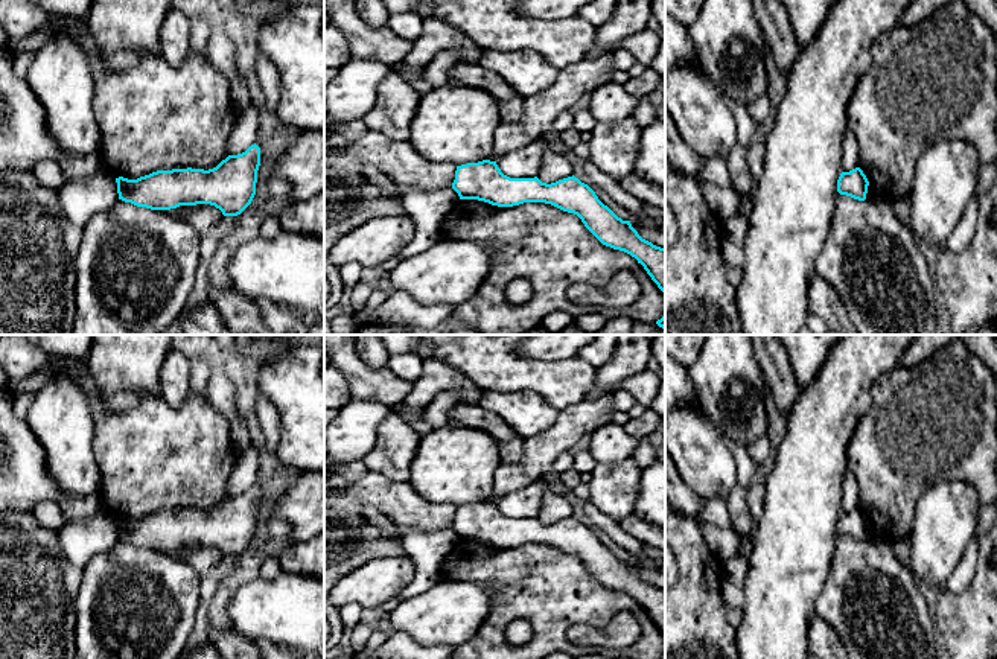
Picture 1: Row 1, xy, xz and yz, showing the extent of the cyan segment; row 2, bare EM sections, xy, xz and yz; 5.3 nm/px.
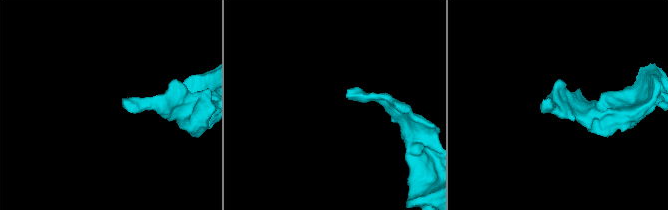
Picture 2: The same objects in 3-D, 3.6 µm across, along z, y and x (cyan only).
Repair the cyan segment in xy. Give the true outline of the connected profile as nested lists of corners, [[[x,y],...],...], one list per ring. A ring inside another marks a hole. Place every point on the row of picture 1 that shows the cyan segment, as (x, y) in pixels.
[[[260,148],[228,155],[216,167],[157,170],[137,180],[116,178],[119,199],[151,210],[210,204],[224,216],[240,215],[256,195]]]

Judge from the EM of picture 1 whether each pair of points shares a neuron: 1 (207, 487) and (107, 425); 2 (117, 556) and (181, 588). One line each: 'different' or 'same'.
1: same
2: same

